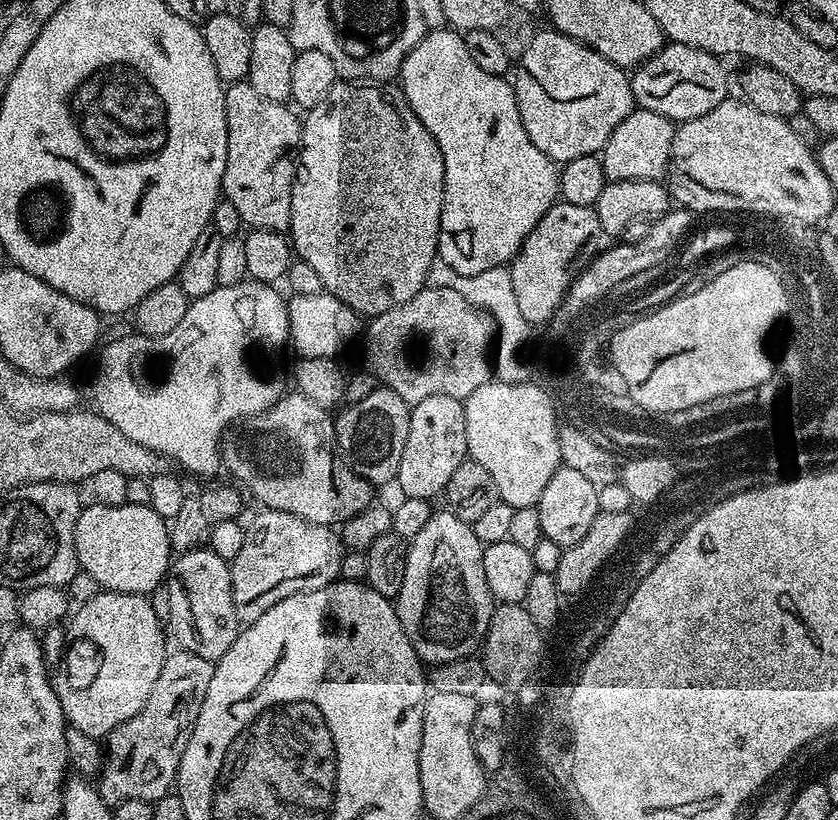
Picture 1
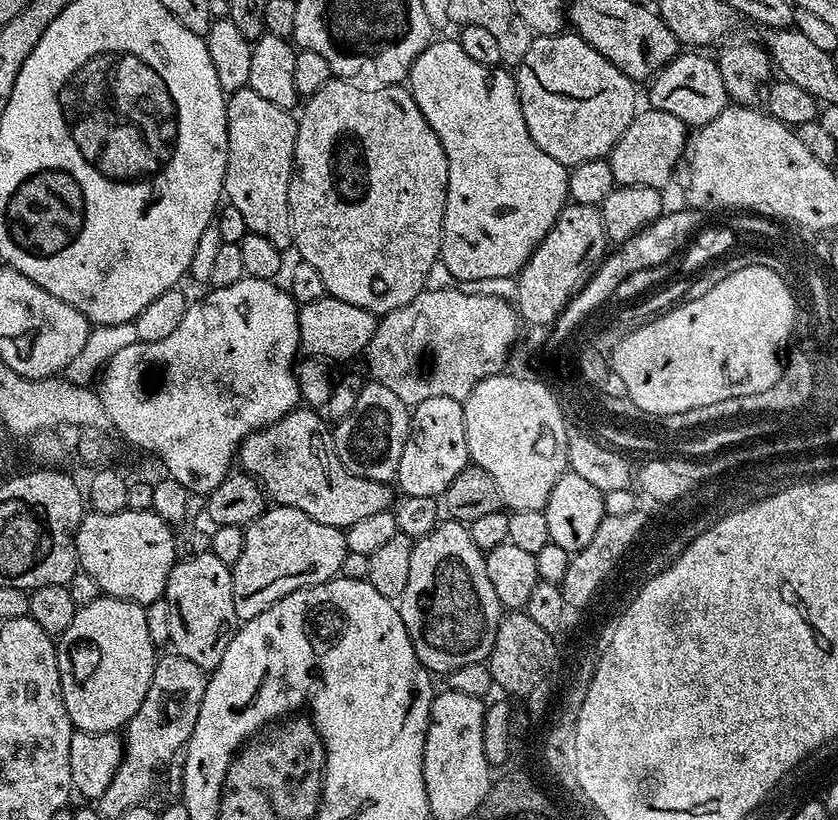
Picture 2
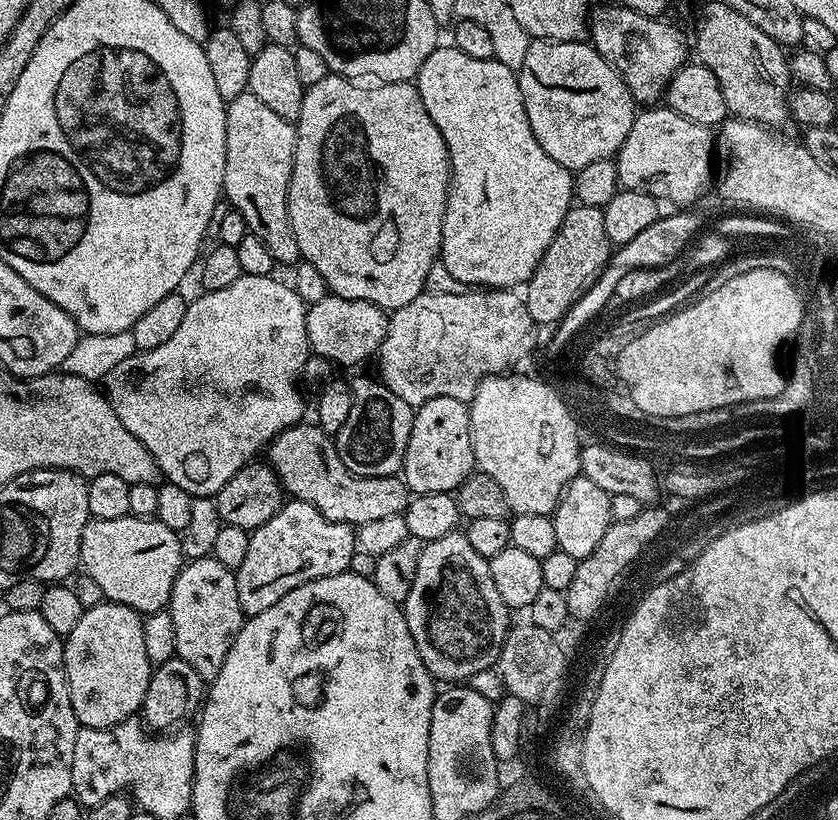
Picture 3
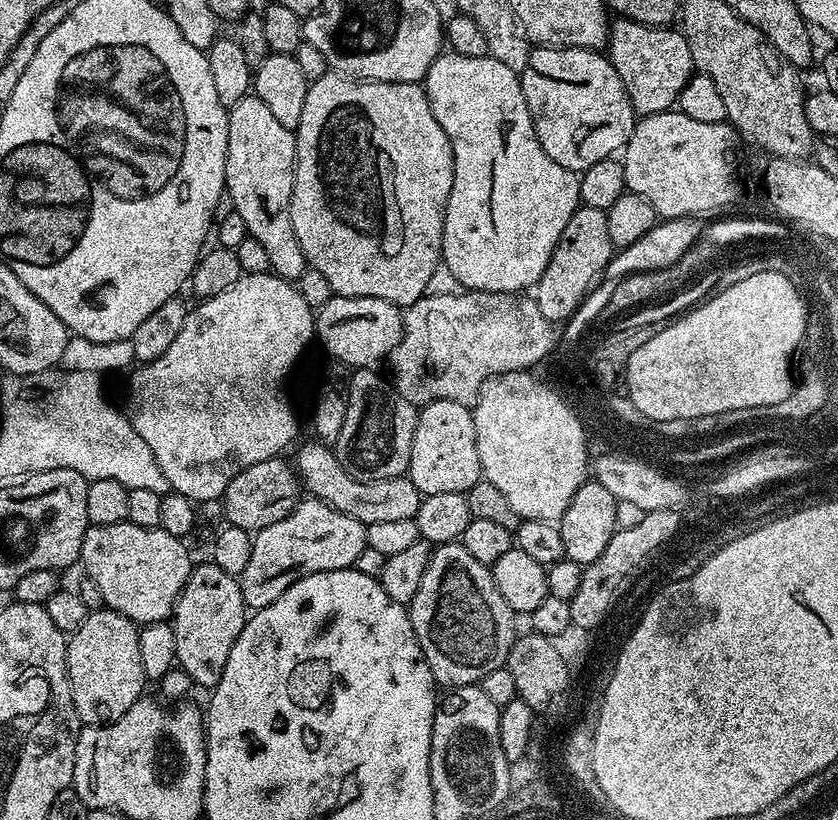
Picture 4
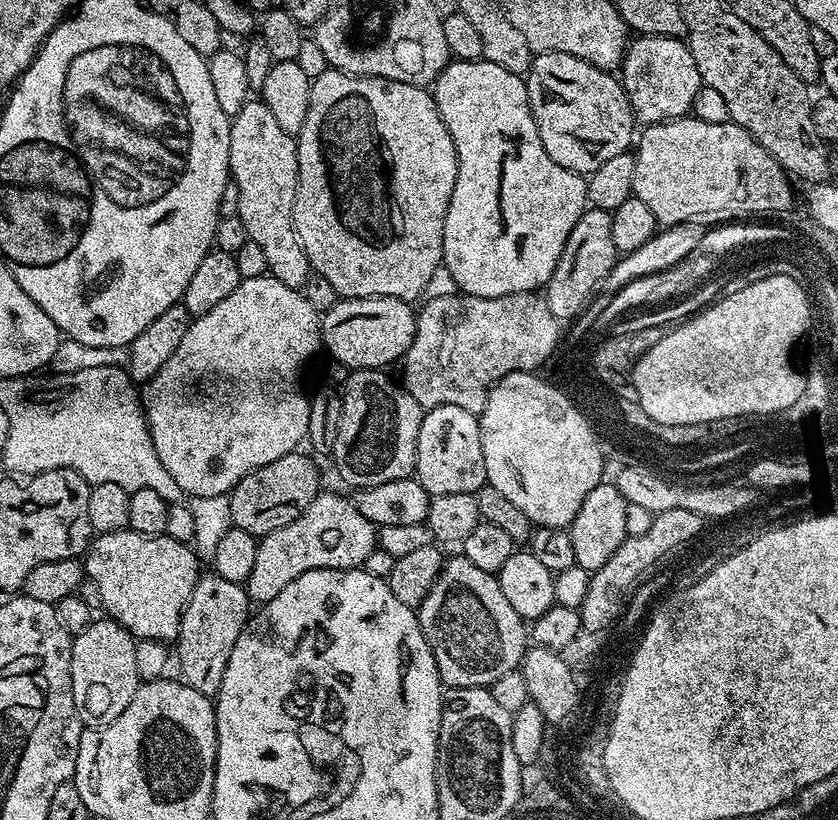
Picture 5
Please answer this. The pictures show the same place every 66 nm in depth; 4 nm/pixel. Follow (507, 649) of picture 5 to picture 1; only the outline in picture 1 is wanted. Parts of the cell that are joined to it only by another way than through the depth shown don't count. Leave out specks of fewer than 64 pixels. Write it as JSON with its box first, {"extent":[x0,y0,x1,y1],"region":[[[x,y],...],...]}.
{"extent":[394,510,494,666],"region":[[[447,510],[433,511],[422,530],[410,540],[406,578],[394,603],[402,630],[406,630],[406,638],[410,638],[414,650],[425,665],[435,666],[467,656],[475,657],[481,651],[494,611],[490,586],[486,586],[486,573],[482,570],[483,557],[484,548],[478,542],[471,523]]]}

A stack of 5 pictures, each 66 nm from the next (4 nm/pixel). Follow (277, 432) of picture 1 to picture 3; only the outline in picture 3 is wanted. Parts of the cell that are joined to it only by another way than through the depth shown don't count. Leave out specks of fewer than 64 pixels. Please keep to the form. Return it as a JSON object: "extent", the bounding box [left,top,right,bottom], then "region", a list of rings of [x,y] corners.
{"extent":[266,422,410,526],"region":[[[301,422],[282,430],[266,449],[266,463],[276,472],[283,491],[291,499],[310,502],[330,522],[359,526],[390,514],[402,516],[407,510],[410,493],[403,478],[359,476],[346,470],[335,439],[315,422]]]}

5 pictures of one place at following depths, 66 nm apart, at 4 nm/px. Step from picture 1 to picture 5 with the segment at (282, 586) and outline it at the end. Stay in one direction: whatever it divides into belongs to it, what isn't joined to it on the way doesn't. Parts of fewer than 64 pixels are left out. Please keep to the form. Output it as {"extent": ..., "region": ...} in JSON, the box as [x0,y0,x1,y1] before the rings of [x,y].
{"extent":[247,491,378,602],"region":[[[321,491],[289,525],[259,537],[254,570],[247,582],[248,599],[263,602],[274,598],[282,586],[294,582],[302,573],[319,568],[359,568],[366,554],[378,546],[378,529],[362,514],[355,503],[336,492]]]}

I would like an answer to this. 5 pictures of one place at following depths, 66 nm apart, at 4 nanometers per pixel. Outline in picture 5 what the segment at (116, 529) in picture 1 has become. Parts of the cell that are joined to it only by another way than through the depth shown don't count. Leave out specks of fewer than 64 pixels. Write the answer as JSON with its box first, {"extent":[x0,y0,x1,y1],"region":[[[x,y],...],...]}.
{"extent":[82,530,202,642],"region":[[[123,530],[118,532],[102,532],[99,533],[93,539],[92,543],[88,546],[88,551],[82,560],[84,570],[87,579],[94,582],[94,586],[98,586],[98,594],[100,595],[100,608],[105,612],[107,619],[116,620],[120,625],[125,628],[132,636],[135,636],[137,640],[163,640],[165,642],[175,641],[176,635],[180,632],[180,623],[182,622],[182,614],[184,613],[184,608],[188,604],[188,599],[190,594],[194,594],[194,586],[196,581],[200,579],[202,575],[201,561],[198,559],[195,551],[189,545],[178,542],[174,538],[169,536],[143,536],[137,532],[131,530]]]}

